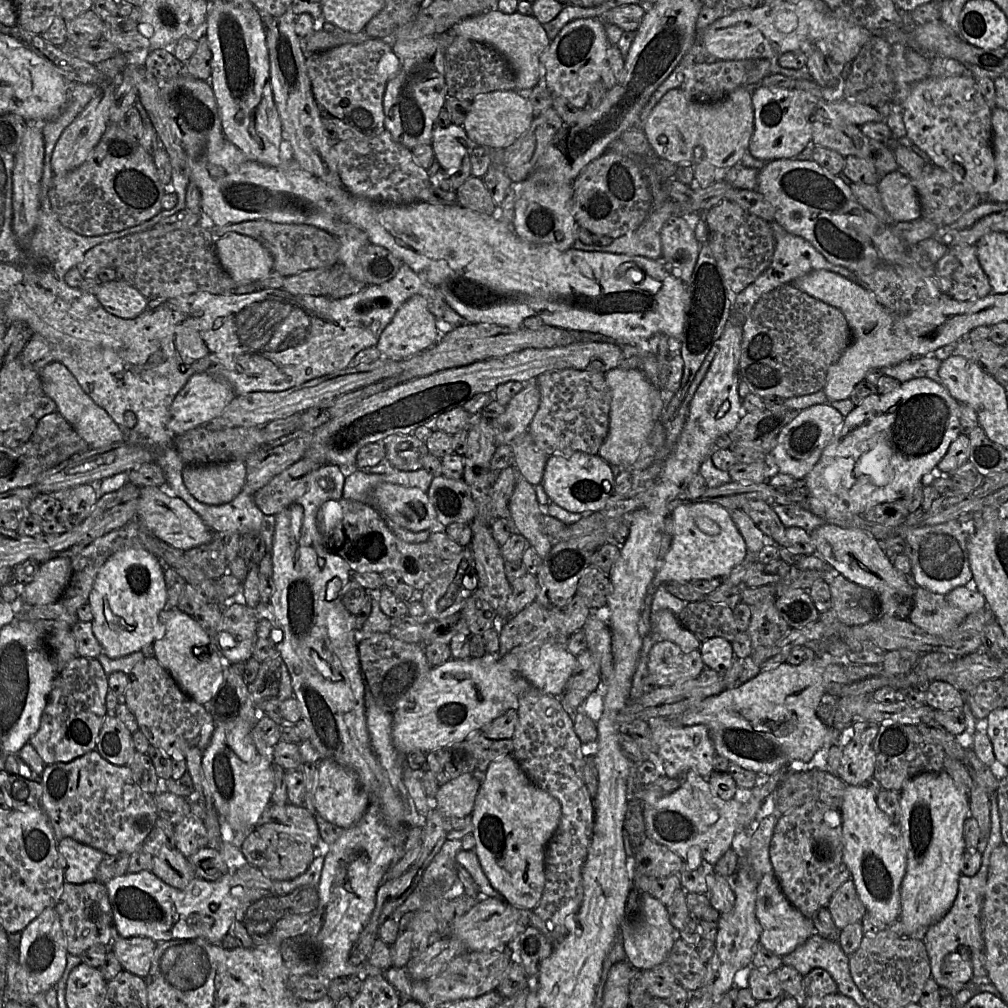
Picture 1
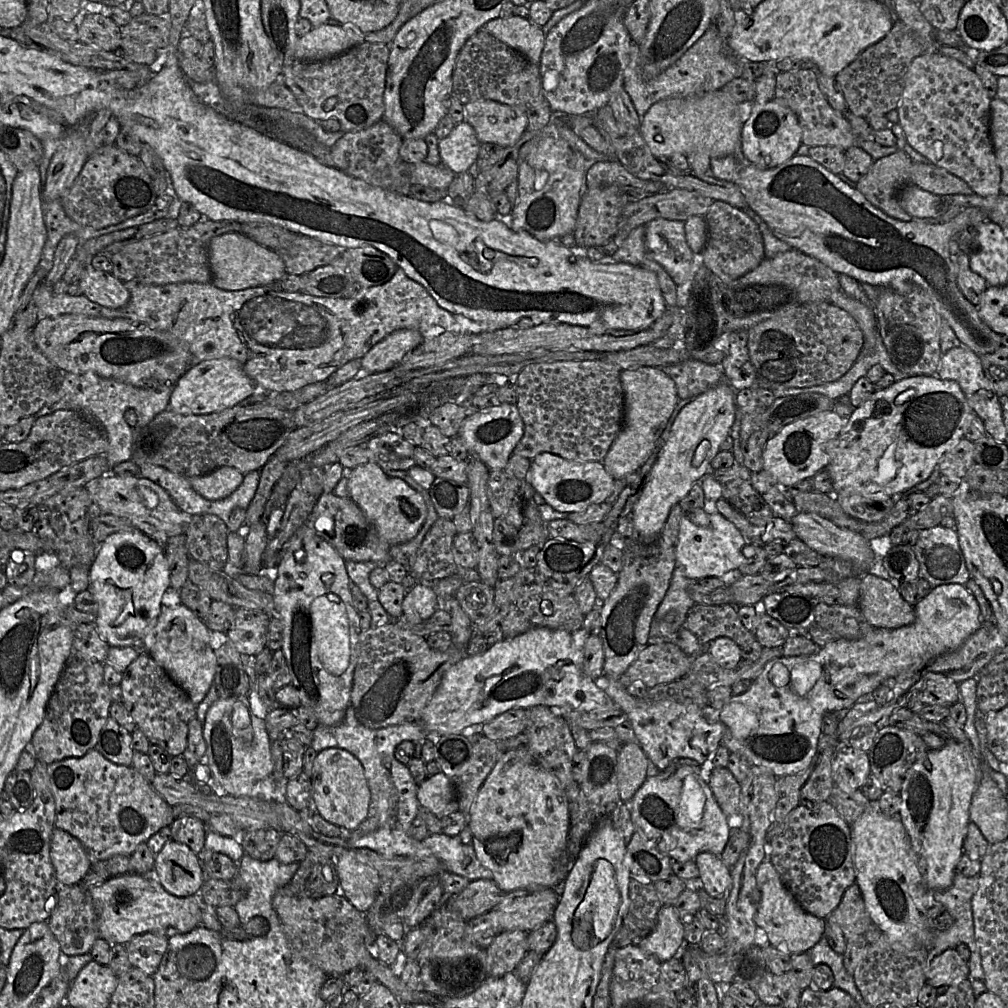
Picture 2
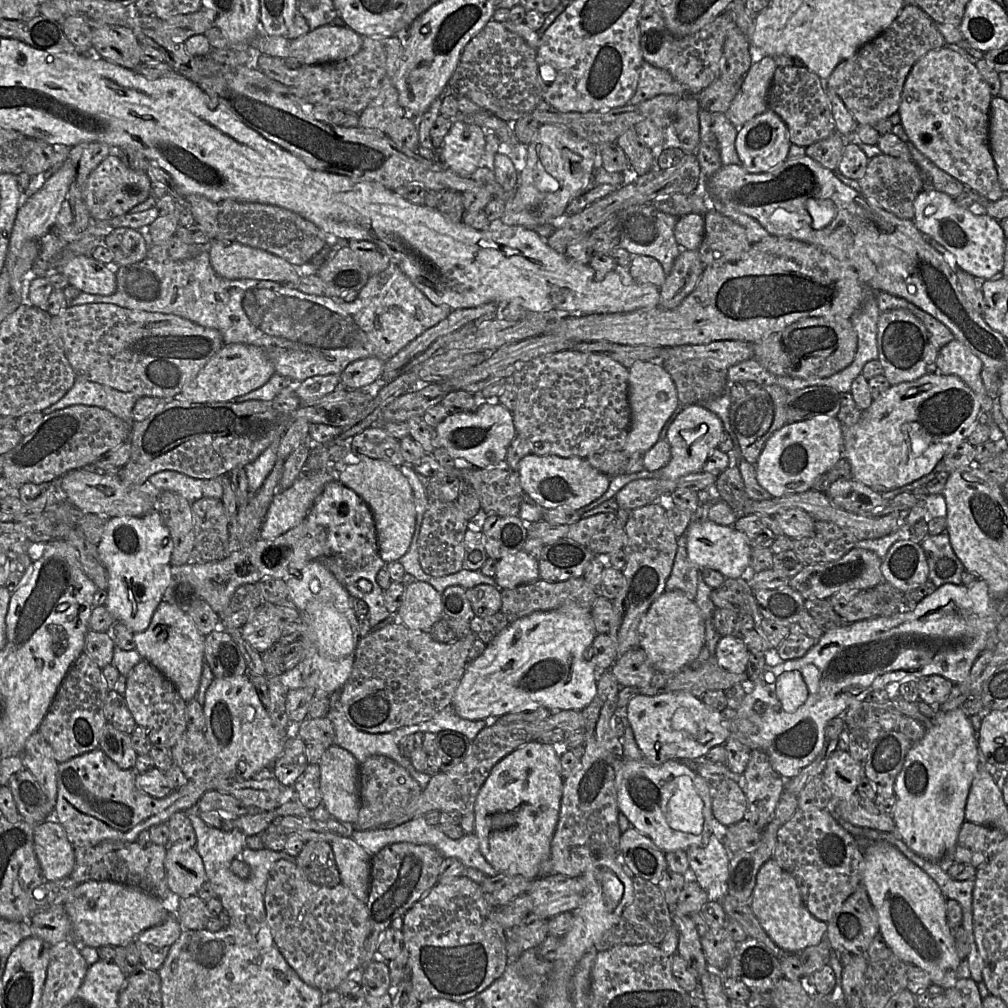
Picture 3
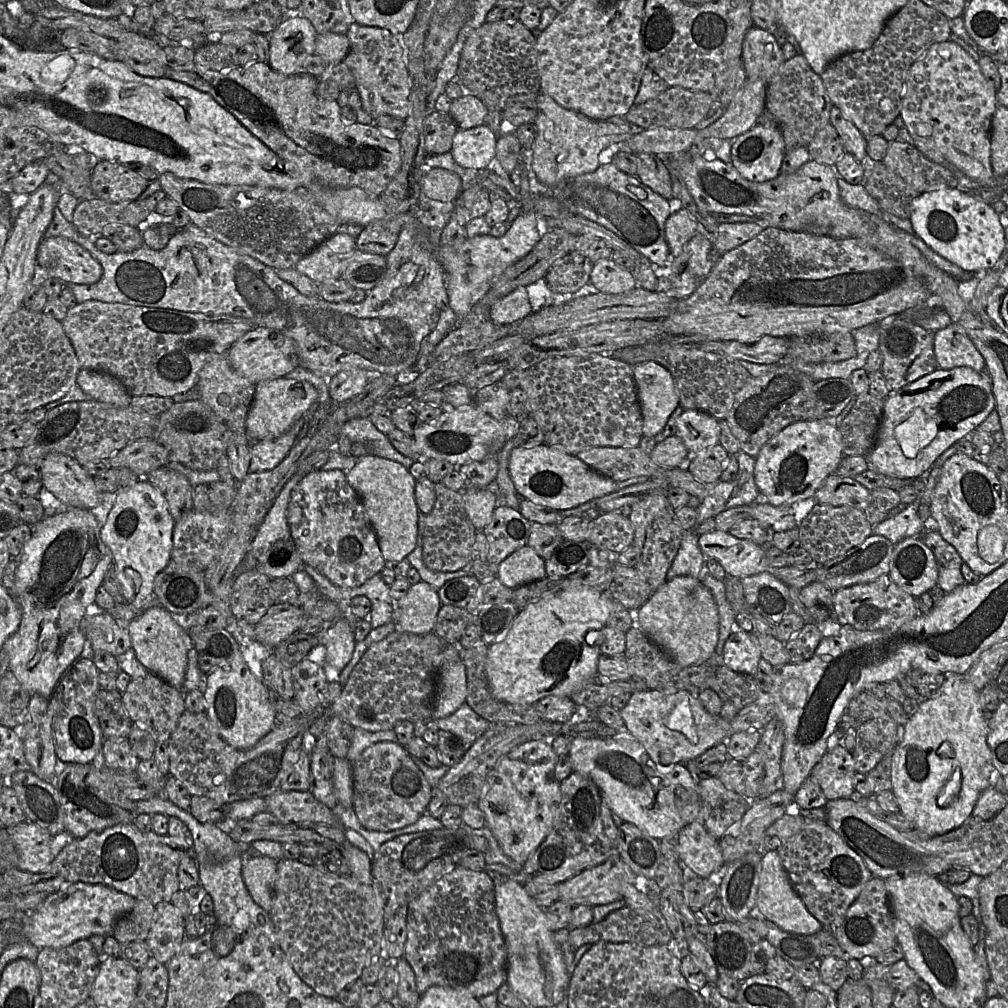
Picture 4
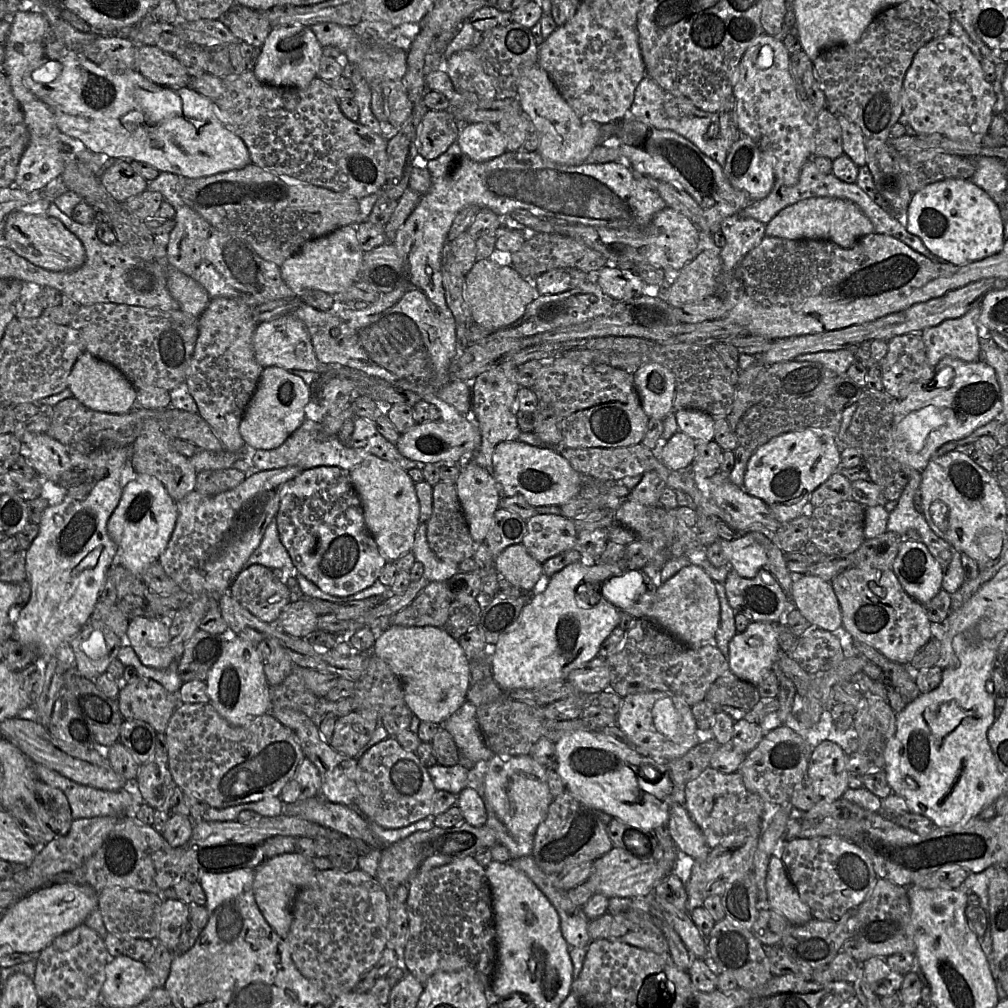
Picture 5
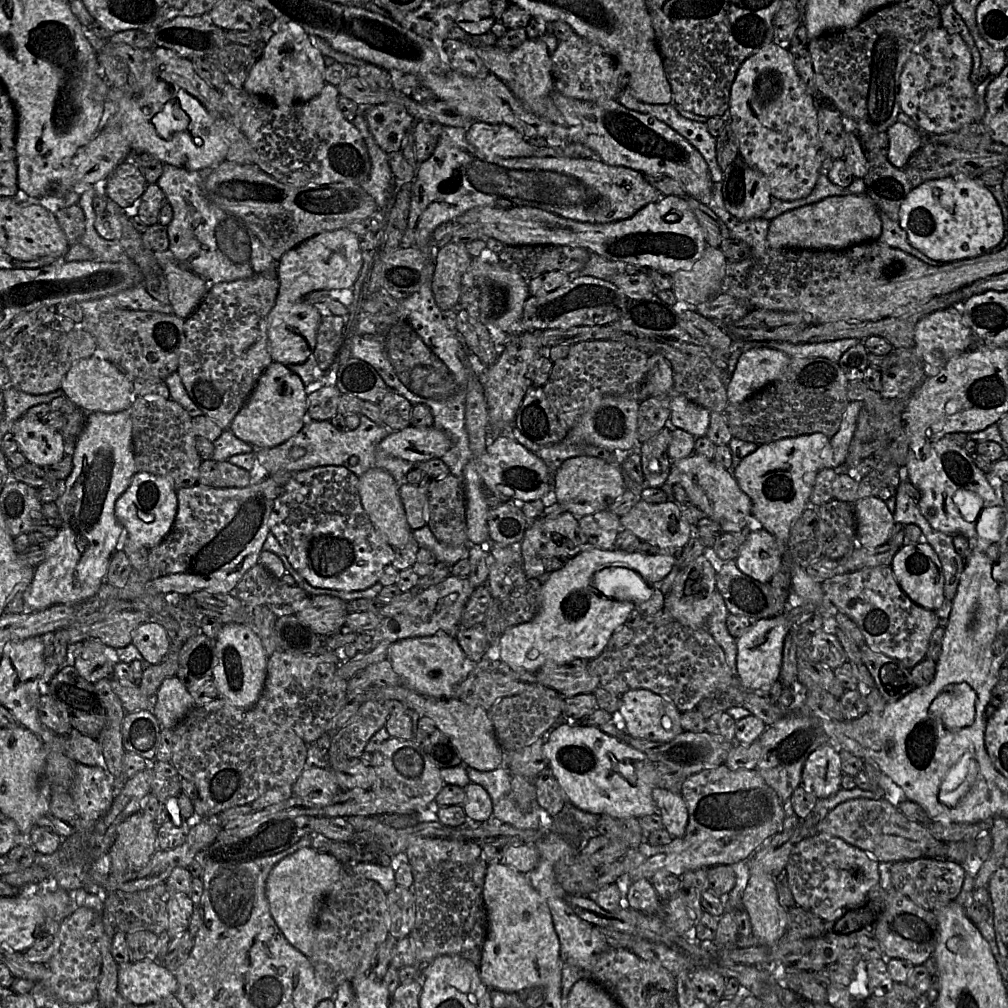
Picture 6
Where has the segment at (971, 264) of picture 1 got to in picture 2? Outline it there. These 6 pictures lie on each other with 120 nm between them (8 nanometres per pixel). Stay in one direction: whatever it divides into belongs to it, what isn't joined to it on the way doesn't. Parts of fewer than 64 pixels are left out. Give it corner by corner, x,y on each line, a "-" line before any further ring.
961,251
957,256
953,256
953,264
962,294
974,306
979,305
982,295
988,287
986,280
970,269
969,258

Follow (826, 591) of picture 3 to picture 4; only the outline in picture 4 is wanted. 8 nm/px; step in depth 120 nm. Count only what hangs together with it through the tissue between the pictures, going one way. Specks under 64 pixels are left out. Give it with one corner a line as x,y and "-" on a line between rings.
872,534
860,545
843,555
817,566
817,580
835,592
841,588
875,581
882,575
889,574
890,561
894,546
887,538

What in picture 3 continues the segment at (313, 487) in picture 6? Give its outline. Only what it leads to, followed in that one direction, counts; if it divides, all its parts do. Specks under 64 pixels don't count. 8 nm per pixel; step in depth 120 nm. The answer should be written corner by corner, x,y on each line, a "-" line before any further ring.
333,480
326,484
310,509
315,522
326,529
332,551
352,569
368,565
378,555
378,538
372,512
366,502
352,489

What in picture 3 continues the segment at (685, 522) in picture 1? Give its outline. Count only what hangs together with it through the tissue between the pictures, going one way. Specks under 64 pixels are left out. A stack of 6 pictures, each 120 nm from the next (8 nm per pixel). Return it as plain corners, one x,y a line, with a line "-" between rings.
708,519
693,520
686,534
688,558
700,570
713,569
728,579
746,578
751,572
752,547
746,535
734,527
722,526

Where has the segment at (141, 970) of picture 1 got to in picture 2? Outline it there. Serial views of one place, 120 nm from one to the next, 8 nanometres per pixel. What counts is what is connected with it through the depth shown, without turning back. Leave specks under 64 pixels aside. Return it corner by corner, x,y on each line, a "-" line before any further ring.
155,932
134,936
125,944
132,966
149,976
153,976
167,949
168,939
168,935

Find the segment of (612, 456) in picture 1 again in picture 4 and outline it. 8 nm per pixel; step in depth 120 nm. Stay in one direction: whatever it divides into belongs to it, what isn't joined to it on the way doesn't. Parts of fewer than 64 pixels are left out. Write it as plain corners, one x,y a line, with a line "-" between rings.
647,361
633,367
633,378
643,418
643,436
654,437
679,406
679,395
670,372

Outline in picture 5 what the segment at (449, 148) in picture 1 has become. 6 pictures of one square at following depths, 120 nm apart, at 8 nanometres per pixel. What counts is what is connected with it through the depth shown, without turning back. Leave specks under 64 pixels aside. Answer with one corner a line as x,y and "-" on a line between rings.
490,122
462,125
457,143
462,152
476,162
484,162
508,152
503,135
497,125

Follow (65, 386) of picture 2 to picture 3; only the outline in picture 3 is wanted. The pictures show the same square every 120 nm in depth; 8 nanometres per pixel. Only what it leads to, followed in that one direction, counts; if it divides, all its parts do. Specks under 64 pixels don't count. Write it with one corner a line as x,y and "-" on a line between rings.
77,378
71,389
48,408
48,414
73,405
105,409
128,424
133,423
132,409
139,396

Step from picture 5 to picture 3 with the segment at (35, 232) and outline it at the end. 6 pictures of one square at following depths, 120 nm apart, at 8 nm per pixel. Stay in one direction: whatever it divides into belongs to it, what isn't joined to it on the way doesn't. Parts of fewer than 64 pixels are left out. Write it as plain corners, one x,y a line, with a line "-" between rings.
78,255
63,262
57,270
80,292
109,296
116,291
116,275
91,255

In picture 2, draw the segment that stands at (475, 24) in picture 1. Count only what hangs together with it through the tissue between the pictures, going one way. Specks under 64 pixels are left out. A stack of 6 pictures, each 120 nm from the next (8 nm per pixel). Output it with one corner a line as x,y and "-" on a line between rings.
517,15
497,17
488,21
479,29
485,30
501,42
517,50
530,62
539,65
545,45
545,35
542,27
530,18

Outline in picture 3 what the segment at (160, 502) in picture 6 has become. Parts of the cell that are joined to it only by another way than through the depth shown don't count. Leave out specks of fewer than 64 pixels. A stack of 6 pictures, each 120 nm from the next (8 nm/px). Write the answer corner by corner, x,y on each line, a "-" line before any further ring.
156,509
143,516
108,518
97,544
98,556
108,575
105,607
115,622
125,625
133,634
145,630
170,583
172,539
168,527

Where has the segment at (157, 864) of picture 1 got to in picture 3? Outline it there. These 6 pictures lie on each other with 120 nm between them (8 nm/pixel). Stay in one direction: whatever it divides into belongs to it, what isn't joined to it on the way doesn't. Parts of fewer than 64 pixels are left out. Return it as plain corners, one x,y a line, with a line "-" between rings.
186,843
167,845
164,866
172,897
196,895
206,881
206,871
199,853

